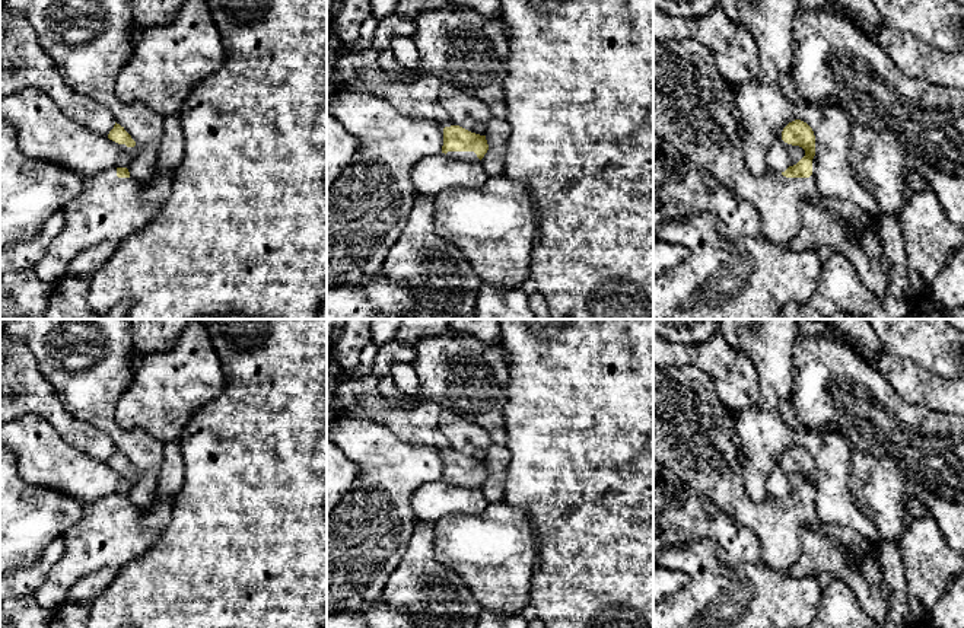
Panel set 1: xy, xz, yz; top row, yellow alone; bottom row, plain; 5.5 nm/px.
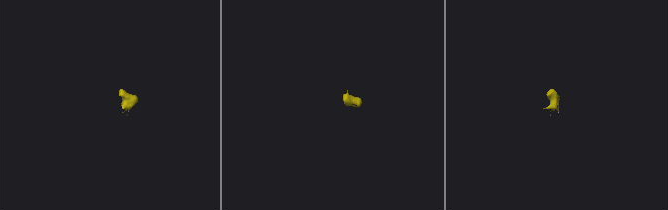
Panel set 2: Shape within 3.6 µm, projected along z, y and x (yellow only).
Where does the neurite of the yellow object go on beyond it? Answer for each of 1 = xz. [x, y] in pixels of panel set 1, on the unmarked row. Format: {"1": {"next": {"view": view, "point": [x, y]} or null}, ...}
{"1": {"next": {"view": "xz", "point": [455, 481]}}}

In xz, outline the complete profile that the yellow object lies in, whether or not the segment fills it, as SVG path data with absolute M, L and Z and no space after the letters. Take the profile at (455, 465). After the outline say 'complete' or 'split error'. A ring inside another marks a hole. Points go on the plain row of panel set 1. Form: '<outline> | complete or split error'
M459 452L443 455L442 479L459 487L481 487L489 476L486 462L471 459Z | split error

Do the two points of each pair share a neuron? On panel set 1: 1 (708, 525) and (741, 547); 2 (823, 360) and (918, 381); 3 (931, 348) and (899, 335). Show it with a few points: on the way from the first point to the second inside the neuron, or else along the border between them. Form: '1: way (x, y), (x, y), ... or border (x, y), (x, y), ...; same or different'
1: way (716, 526), (732, 538); same
2: border (884, 375), (907, 401); different
3: way (923, 341), (918, 335), (906, 335); same

